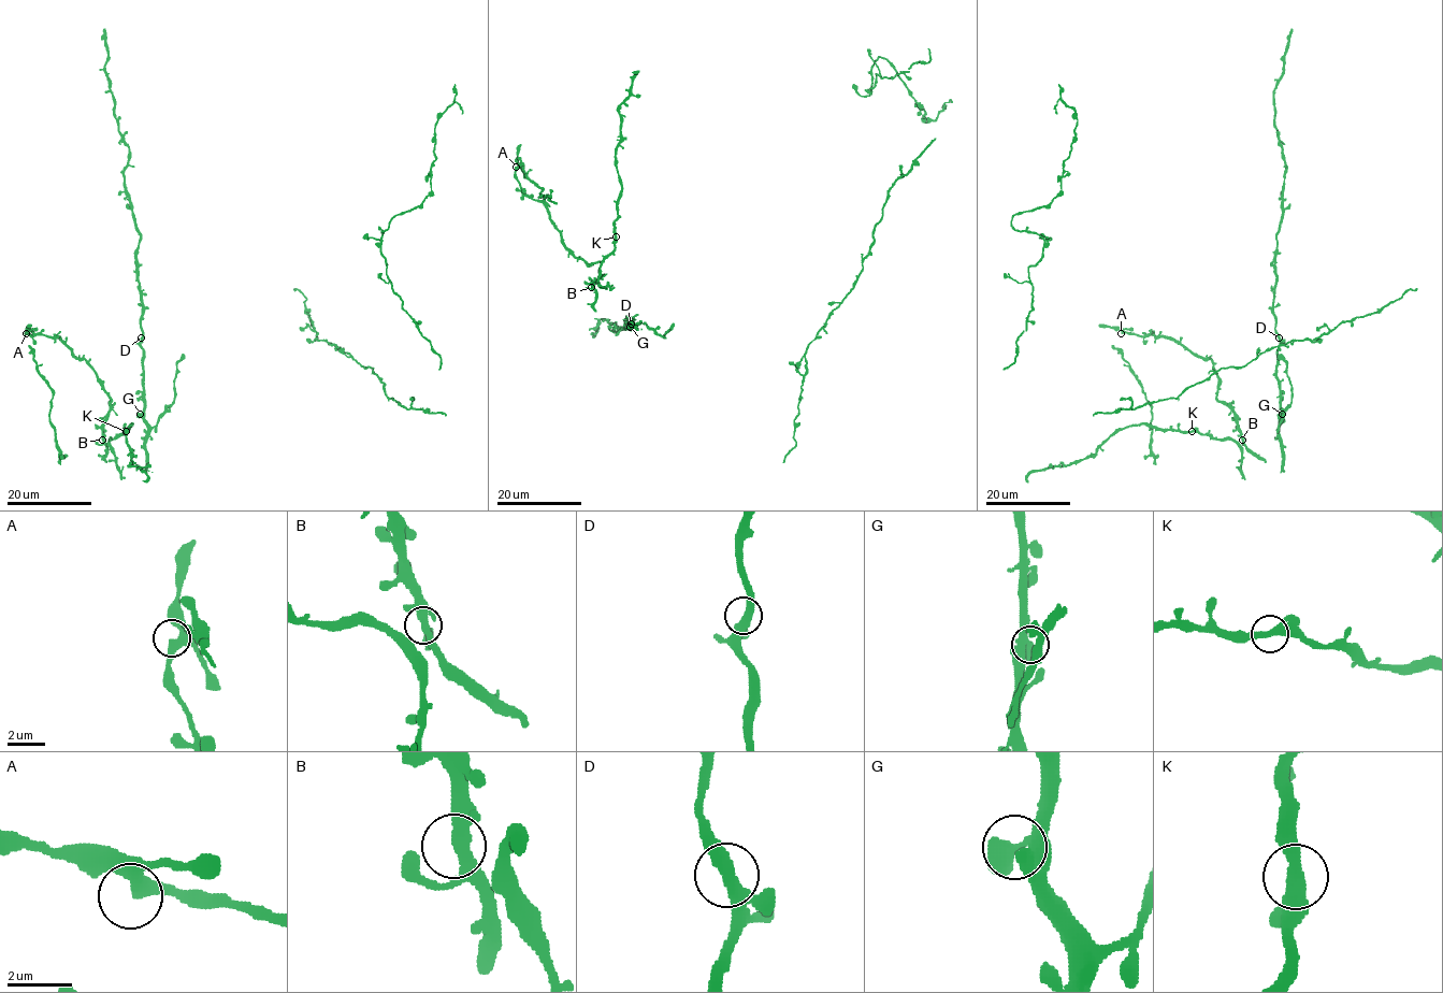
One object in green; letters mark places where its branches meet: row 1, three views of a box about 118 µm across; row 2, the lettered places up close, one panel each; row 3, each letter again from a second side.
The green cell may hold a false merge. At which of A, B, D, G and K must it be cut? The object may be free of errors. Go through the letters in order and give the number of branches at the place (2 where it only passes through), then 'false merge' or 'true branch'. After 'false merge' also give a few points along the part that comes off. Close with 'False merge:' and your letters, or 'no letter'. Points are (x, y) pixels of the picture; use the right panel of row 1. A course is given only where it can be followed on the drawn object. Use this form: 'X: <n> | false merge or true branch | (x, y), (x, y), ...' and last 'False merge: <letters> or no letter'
A: 2 | true branch
B: 2 | true branch
D: 2 | true branch
G: 2 | true branch
K: 2 | true branch
False merge: no letter

